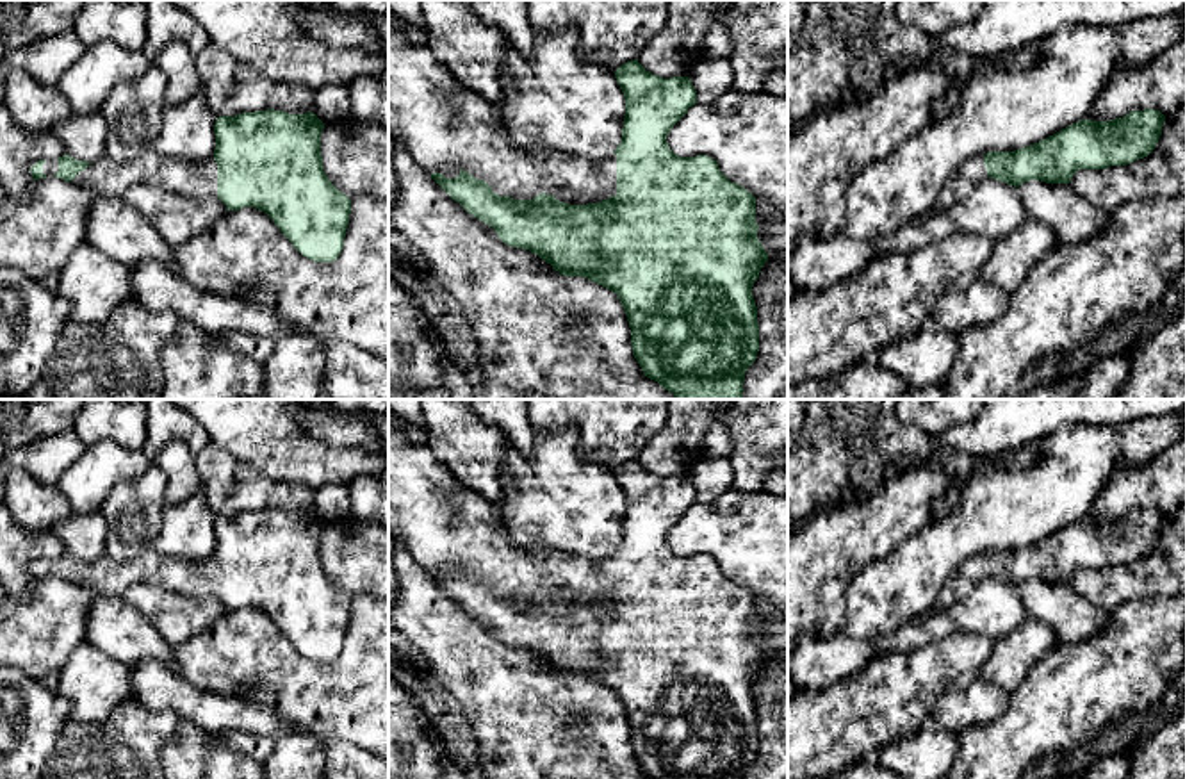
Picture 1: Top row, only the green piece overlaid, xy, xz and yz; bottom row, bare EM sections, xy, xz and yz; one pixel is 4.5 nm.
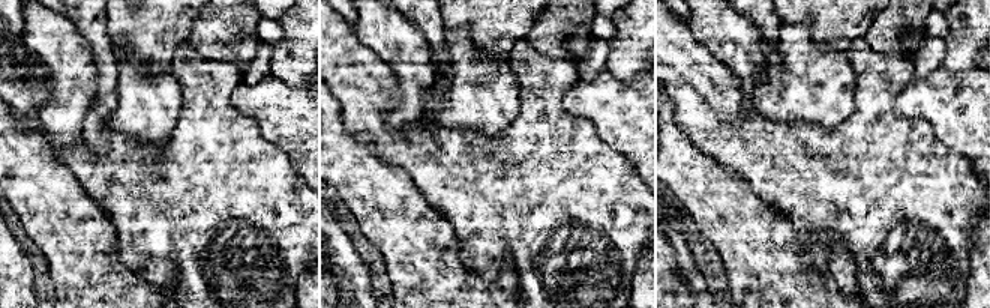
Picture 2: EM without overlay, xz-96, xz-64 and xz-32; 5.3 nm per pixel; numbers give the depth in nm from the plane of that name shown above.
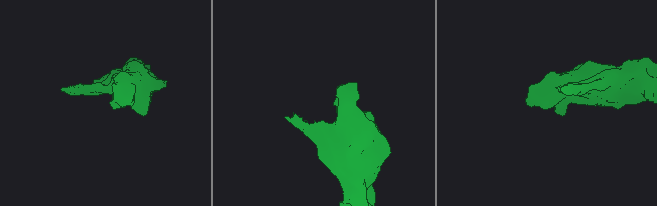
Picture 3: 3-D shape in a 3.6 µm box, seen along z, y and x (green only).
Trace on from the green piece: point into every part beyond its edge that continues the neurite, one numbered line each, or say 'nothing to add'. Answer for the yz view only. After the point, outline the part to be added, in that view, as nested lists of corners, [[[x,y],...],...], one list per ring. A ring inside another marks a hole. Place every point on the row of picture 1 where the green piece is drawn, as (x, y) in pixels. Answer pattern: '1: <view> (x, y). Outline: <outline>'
1: yz (966, 177). Outline: [[[975,155],[959,166],[944,182],[934,207],[928,212],[939,212],[962,200],[982,180],[989,178],[984,155]]]

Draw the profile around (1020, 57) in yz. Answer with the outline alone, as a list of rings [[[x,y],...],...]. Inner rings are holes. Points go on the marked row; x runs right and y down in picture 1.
[[[1030,43],[1019,48],[998,52],[994,55],[977,57],[973,71],[978,64],[994,64],[998,68],[1021,70],[1039,61],[1039,55],[1032,52]]]

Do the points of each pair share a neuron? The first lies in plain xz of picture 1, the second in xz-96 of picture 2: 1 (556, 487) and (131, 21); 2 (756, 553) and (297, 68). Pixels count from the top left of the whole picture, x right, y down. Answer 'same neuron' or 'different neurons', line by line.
1: different neurons
2: different neurons

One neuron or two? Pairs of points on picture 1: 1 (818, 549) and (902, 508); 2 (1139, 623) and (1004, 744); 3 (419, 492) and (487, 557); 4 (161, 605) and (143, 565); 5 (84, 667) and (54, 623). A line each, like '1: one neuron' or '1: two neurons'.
1: one neuron
2: one neuron
3: one neuron
4: two neurons
5: two neurons

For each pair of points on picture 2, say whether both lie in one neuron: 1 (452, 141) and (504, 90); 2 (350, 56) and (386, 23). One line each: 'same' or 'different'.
1: different
2: different

